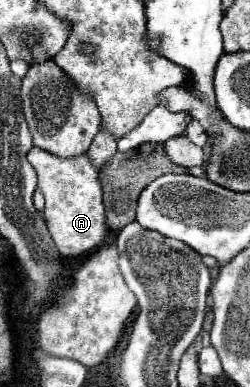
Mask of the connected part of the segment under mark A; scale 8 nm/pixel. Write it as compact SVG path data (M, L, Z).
M36 146L30 148L28 162L38 174L38 188L46 198L44 218L60 254L82 256L96 250L108 236L98 168L86 154L80 154L76 158L58 158Z

